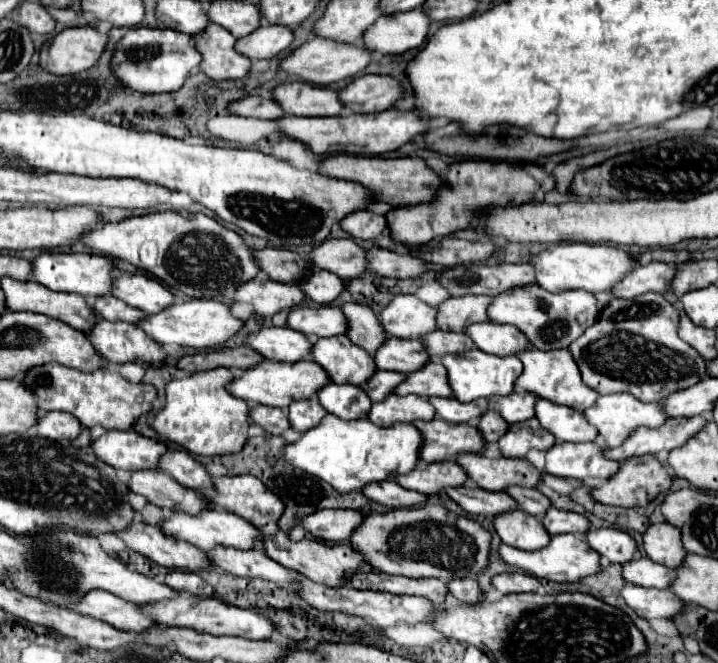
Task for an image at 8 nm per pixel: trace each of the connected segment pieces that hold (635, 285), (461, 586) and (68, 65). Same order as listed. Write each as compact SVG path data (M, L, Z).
M663 262L639 266L613 288L613 294L619 298L635 298L645 292L657 292L677 306L679 296L669 296L669 280L673 280L675 270L677 266L663 264Z
M457 578L457 580L451 580L449 582L449 592L459 598L461 602L467 602L467 604L479 604L481 602L481 588L477 584L475 578Z
M67 28L39 52L39 66L49 74L77 74L91 68L101 56L105 34L97 28Z

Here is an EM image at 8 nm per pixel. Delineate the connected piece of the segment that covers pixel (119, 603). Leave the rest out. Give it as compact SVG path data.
M89 592L77 608L71 608L73 612L81 612L83 616L93 616L97 620L103 620L111 624L117 630L129 630L129 632L141 632L149 626L155 626L153 620L145 618L139 610L139 604L127 602L115 594L109 592Z

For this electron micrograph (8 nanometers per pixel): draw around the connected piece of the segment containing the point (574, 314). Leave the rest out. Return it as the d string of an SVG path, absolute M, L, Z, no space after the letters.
M531 284L495 296L487 312L493 322L517 326L537 350L557 350L557 348L569 348L569 344L577 340L581 332L585 332L585 328L595 324L599 316L599 306L597 298L585 290L551 294L541 286Z

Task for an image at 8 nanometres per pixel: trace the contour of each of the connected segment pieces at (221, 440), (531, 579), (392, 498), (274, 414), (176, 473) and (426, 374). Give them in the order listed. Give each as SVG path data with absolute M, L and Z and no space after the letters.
M215 368L207 372L195 372L193 376L181 376L167 384L167 406L155 414L151 426L169 442L183 446L191 454L237 454L247 444L249 428L249 404L227 392L225 384L235 374L227 368Z
M511 572L511 574L497 574L493 578L493 586L501 594L519 594L519 592L537 592L541 582L535 576L523 572Z
M385 480L385 482L379 482L379 484L369 484L367 488L363 488L363 494L367 498L371 498L373 502L385 504L389 508L413 508L413 506L419 506L419 504L427 502L425 494L401 488L393 480Z
M261 404L255 406L251 410L251 420L275 436L281 436L287 428L291 428L285 412L281 408L273 408L273 406L261 406Z
M167 452L159 462L159 470L171 474L179 484L187 488L213 488L213 478L205 470L205 466L187 452Z
M429 362L417 372L411 372L409 378L395 388L397 394L417 394L423 398L443 396L449 398L449 380L445 380L445 366L441 362Z

